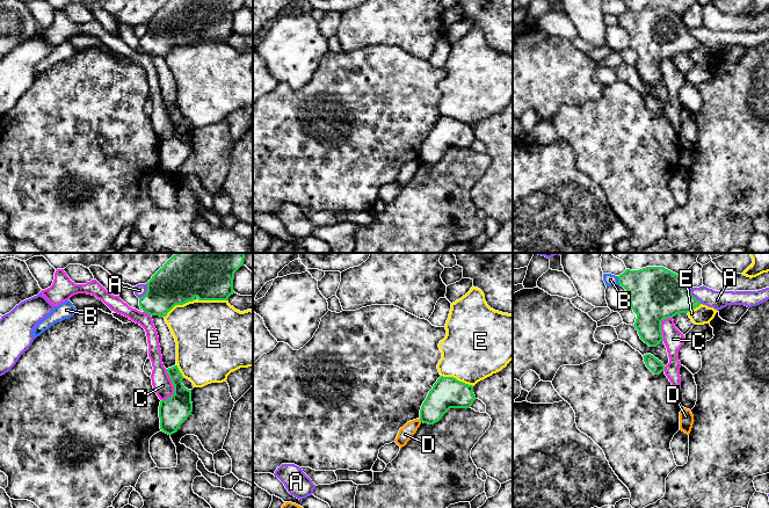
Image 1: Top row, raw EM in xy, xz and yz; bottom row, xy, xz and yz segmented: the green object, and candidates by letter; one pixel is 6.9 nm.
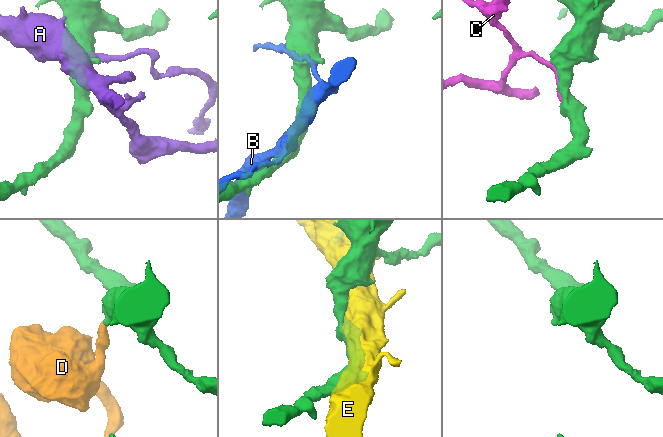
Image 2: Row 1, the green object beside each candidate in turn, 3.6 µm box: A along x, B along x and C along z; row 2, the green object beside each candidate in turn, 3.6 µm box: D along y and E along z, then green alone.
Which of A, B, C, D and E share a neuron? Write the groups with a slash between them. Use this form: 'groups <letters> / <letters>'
groups A / B / C / D / E

